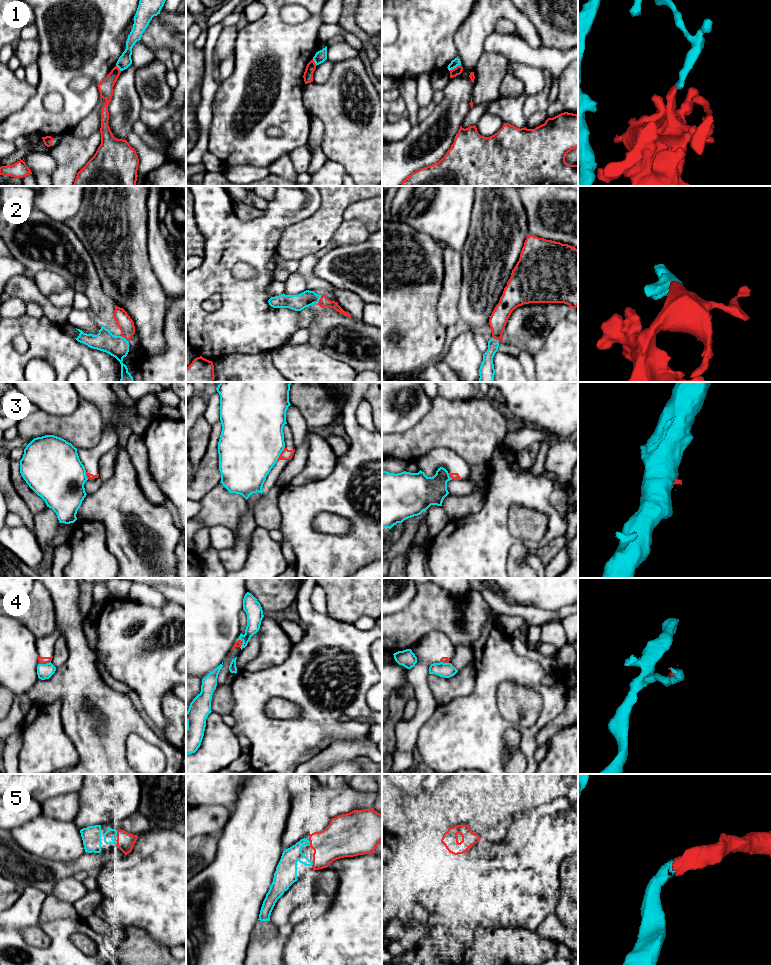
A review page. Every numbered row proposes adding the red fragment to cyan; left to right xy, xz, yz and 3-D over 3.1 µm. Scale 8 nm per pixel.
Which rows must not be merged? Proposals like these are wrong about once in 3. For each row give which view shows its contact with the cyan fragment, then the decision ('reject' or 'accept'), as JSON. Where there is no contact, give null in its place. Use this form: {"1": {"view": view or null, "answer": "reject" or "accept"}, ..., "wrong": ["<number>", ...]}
{"1": {"view": "yz", "answer": "reject"}, "2": {"view": "xz", "answer": "accept"}, "3": {"view": "xz", "answer": "accept"}, "4": {"view": "xy", "answer": "reject"}, "5": {"view": "xz", "answer": "accept"}, "wrong": ["1", "4"]}

